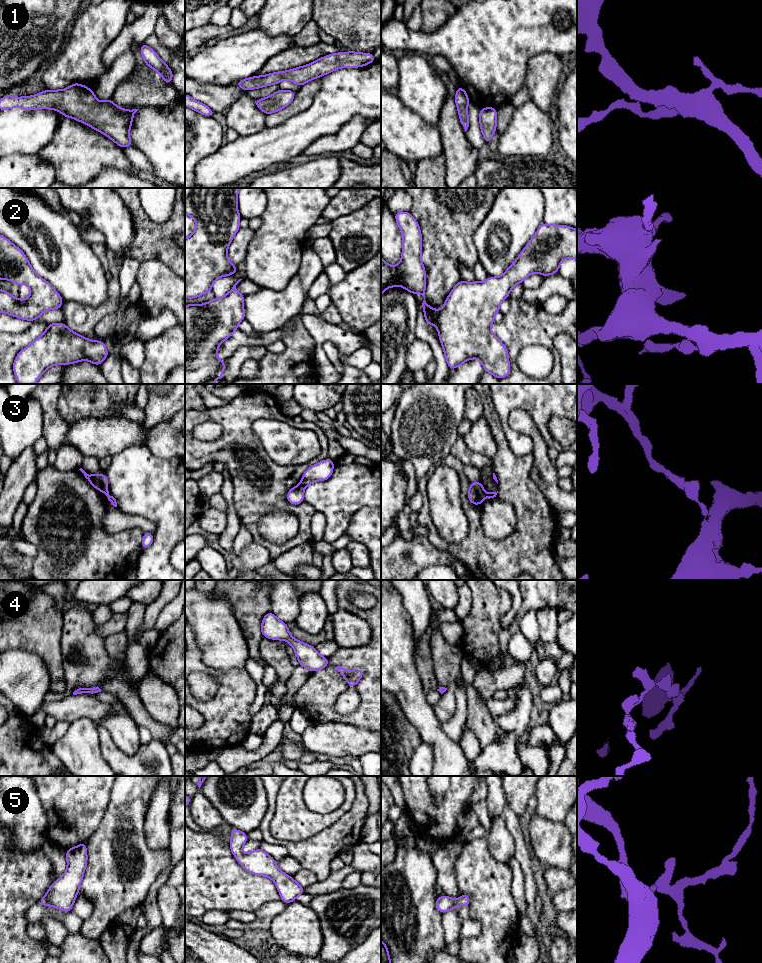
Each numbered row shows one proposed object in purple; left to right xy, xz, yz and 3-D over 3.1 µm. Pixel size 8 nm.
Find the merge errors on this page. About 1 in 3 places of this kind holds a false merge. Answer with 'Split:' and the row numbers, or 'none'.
Split: 3

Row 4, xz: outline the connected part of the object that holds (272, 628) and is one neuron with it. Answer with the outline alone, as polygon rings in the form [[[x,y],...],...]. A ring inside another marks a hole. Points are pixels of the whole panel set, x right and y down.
[[[268,612],[262,619],[261,632],[263,637],[273,640],[287,641],[295,650],[295,656],[300,666],[314,672],[329,665],[329,660],[321,656],[314,646],[305,644],[293,638],[287,624],[279,620],[272,612]]]

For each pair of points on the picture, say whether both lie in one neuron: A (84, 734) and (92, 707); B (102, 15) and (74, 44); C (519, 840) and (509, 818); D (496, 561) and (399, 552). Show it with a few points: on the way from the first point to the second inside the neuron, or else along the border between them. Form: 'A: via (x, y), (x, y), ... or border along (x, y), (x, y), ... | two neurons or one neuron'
A: border along (98, 722), (92, 719), (78, 718), (70, 723) | two neurons
B: via (96, 22), (81, 37) | one neuron
C: via (518, 835), (513, 823) | one neuron
D: border along (434, 546), (446, 550), (455, 557) | two neurons

